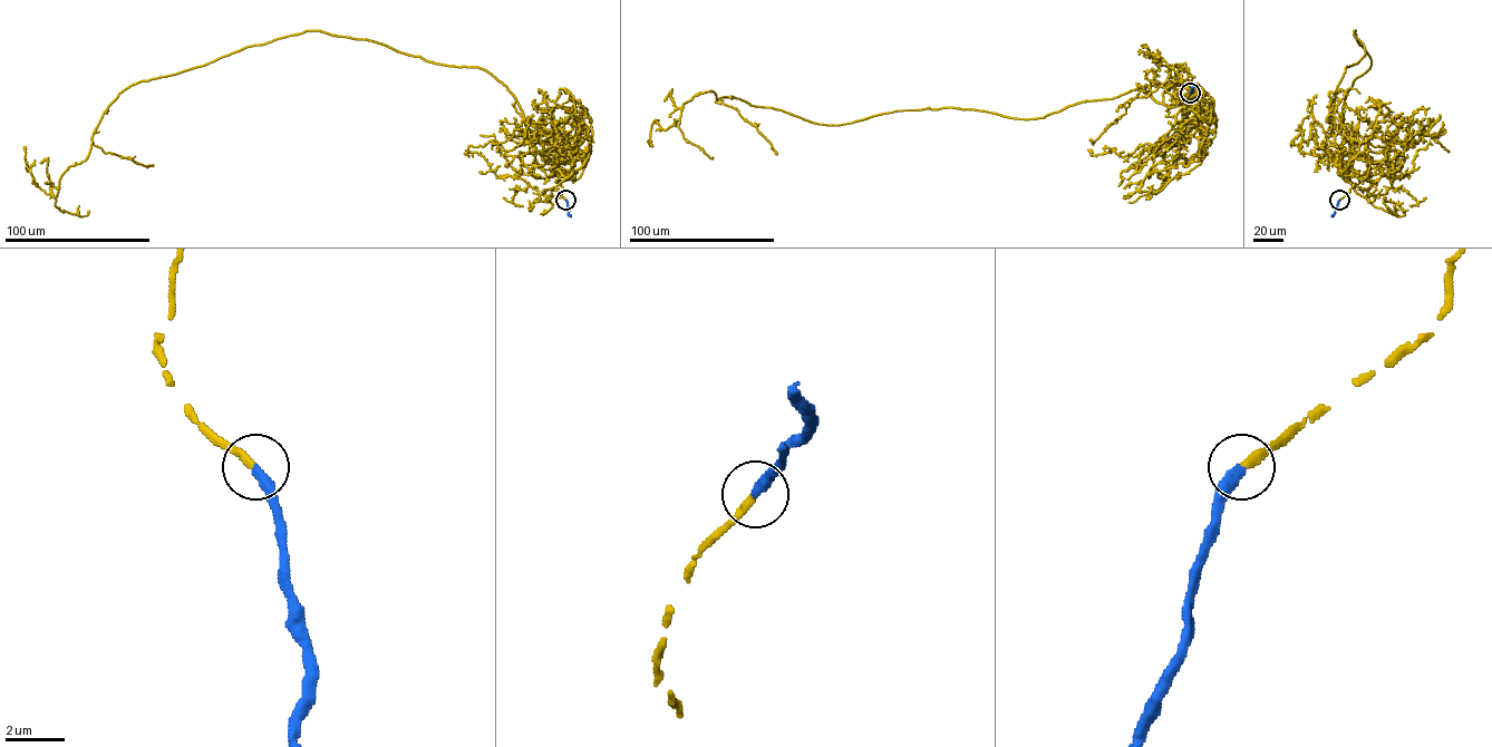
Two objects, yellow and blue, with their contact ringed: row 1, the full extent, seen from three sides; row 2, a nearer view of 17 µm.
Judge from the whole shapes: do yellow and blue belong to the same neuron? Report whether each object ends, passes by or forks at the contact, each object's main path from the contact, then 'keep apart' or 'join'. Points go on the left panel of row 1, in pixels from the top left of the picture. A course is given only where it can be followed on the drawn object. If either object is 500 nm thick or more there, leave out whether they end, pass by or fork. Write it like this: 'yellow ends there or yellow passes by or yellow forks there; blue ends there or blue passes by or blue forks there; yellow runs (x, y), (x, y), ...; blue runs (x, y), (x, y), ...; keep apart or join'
yellow ends there; blue ends there; yellow runs (565, 200), (564, 177), (487, 71), (318, 30), (132, 85), (56, 196), (36, 185), (26, 148); blue runs (565, 200), (571, 216); join

